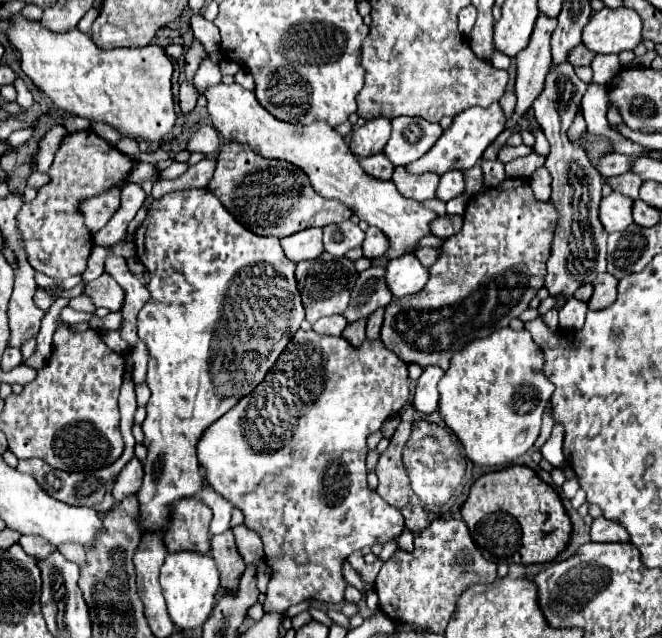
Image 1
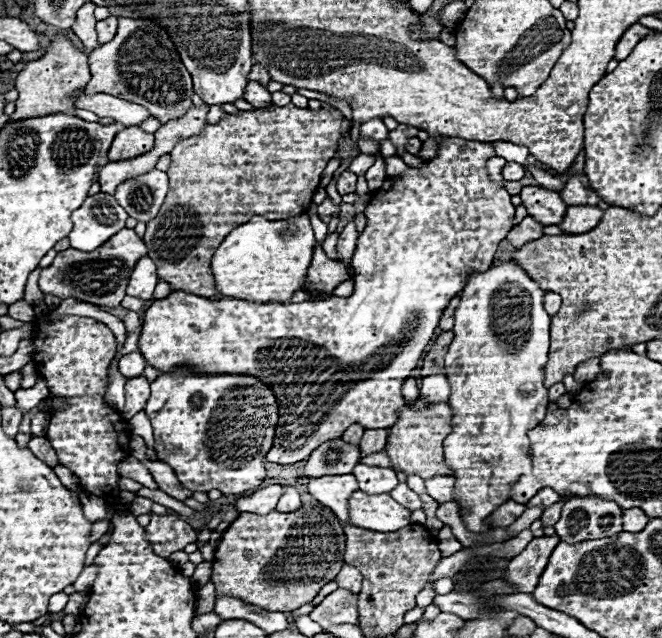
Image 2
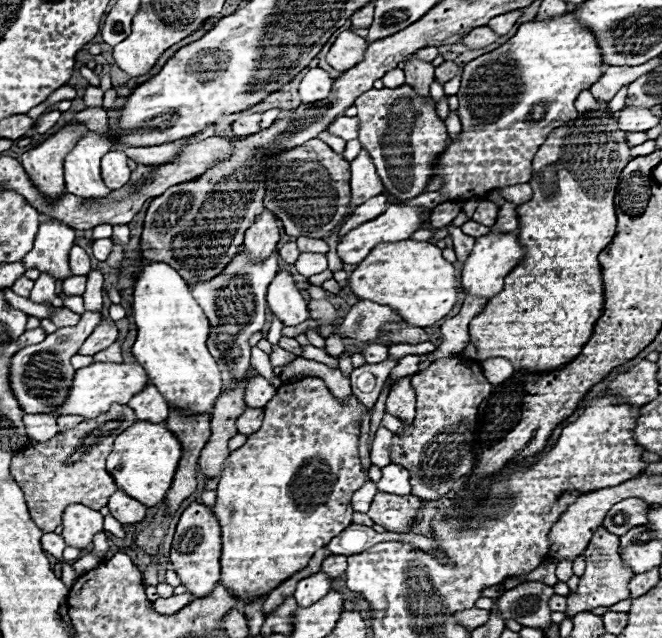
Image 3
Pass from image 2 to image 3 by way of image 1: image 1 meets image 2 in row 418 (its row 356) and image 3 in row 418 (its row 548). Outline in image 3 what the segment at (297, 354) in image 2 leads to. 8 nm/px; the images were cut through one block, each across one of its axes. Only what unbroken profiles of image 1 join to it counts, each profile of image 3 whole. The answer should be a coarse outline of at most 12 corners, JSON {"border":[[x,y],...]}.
{"border":[[282,384],[226,458],[220,584],[270,594],[352,524],[358,422]]}

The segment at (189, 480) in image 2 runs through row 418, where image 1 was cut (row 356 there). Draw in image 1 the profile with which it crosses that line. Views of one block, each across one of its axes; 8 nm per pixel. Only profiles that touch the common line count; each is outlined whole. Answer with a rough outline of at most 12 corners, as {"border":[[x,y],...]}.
{"border":[[210,190],[136,230],[144,534],[304,320],[278,238]]}

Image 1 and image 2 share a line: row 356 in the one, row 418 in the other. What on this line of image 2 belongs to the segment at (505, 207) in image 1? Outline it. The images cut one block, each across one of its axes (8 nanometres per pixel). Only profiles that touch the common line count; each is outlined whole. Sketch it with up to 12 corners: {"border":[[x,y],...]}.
{"border":[[448,404],[404,406],[390,428],[392,468],[450,476]]}

